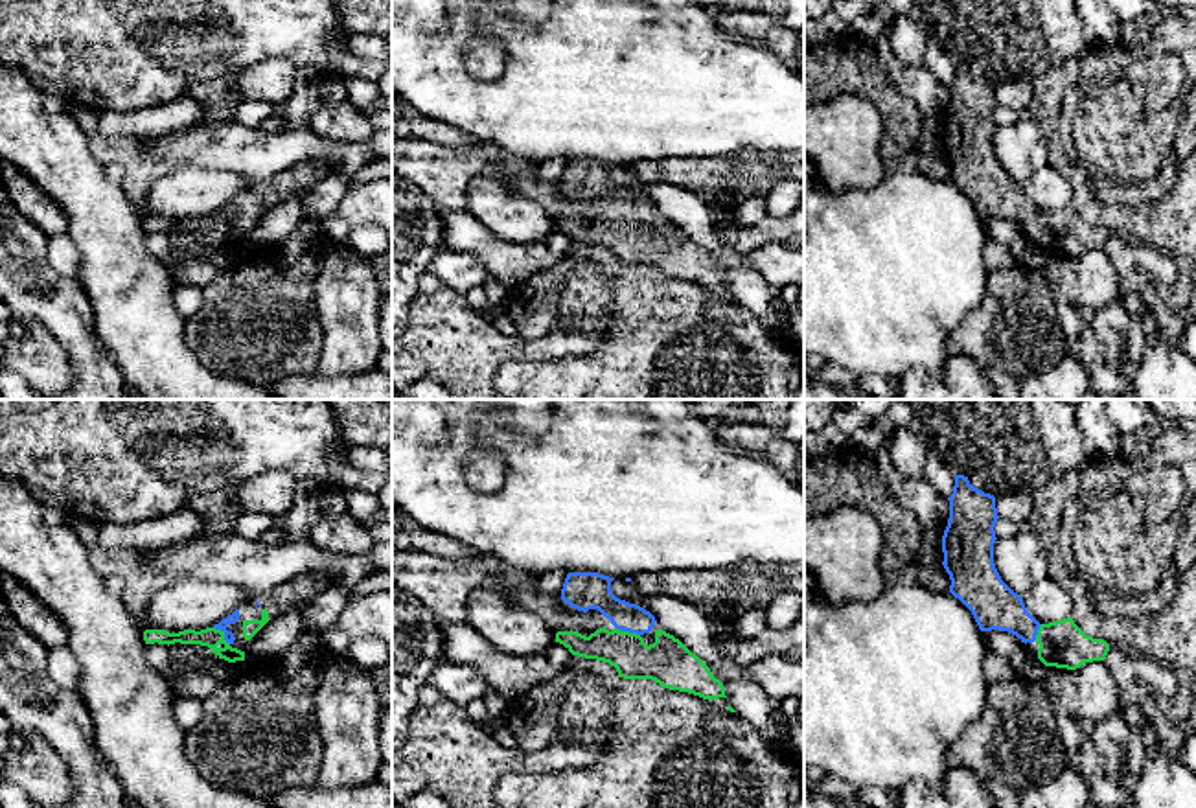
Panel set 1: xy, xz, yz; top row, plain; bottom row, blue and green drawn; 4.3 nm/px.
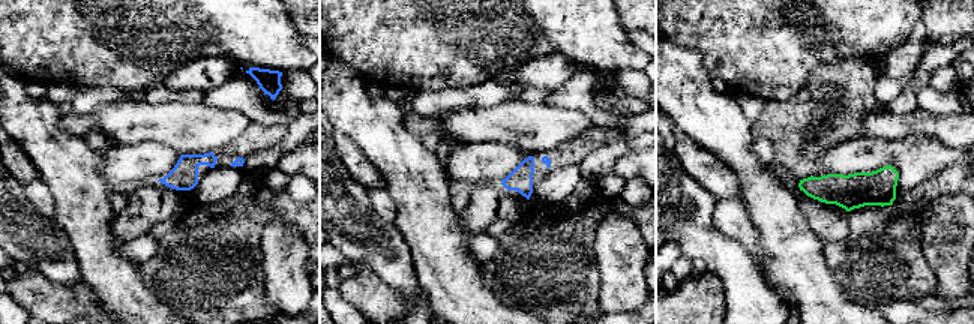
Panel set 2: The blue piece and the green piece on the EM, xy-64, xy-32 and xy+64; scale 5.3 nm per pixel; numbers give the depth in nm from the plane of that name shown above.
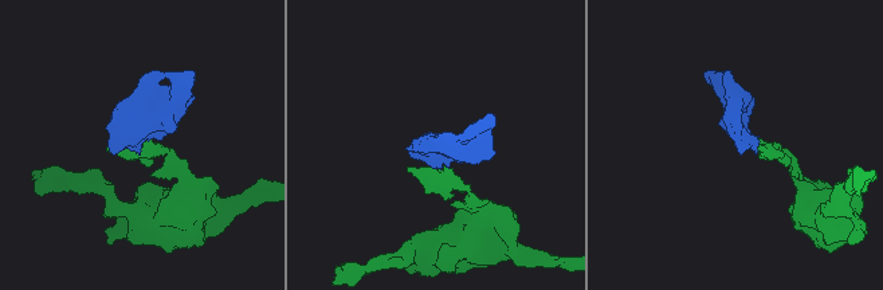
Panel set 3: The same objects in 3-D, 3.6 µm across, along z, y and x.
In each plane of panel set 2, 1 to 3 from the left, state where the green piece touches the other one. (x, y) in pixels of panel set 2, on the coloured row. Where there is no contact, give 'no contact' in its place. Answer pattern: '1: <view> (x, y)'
1: no contact
2: no contact
3: no contact

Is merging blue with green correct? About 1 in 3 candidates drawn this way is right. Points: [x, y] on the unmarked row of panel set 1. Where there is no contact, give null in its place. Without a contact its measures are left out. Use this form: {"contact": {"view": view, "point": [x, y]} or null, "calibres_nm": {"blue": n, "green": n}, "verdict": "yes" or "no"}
{"contact": {"view": "xz", "point": [628, 218]}, "calibres_nm": {"blue": 160, "green": 200}, "verdict": "yes"}

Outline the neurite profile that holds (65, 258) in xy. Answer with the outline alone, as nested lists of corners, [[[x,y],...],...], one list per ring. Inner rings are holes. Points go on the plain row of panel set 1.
[[[66,234],[48,236],[48,258],[53,271],[64,278],[77,280],[81,254]]]

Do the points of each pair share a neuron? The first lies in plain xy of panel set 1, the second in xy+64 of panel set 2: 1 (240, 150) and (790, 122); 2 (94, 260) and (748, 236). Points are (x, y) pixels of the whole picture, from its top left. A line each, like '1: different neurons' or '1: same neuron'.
1: different neurons
2: different neurons

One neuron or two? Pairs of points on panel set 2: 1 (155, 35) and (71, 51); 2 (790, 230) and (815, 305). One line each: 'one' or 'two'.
1: one
2: one

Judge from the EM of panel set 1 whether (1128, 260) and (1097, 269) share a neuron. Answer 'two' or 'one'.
two

